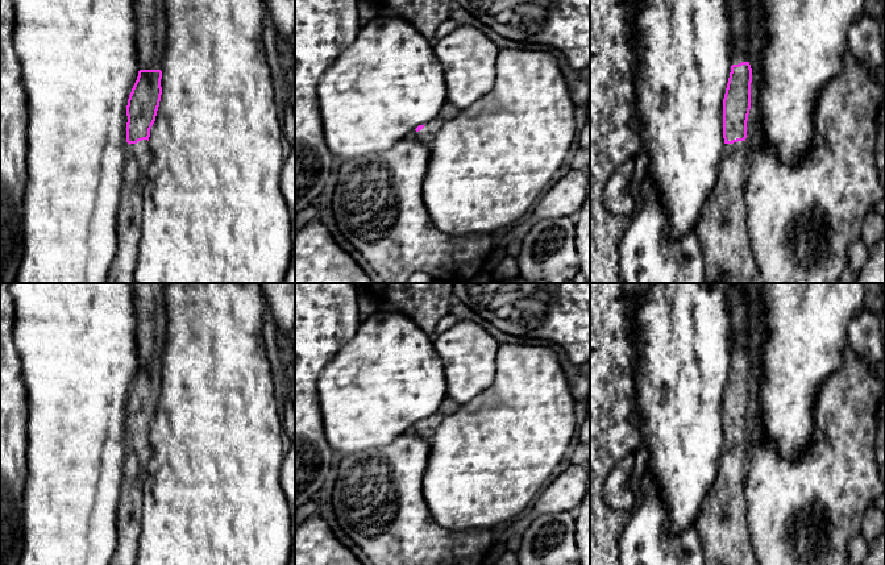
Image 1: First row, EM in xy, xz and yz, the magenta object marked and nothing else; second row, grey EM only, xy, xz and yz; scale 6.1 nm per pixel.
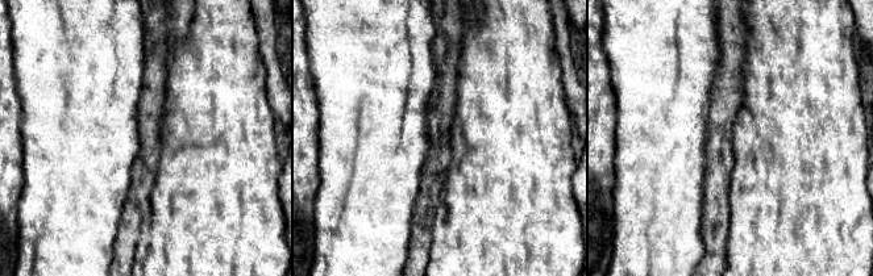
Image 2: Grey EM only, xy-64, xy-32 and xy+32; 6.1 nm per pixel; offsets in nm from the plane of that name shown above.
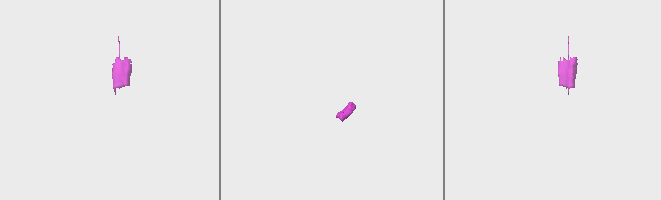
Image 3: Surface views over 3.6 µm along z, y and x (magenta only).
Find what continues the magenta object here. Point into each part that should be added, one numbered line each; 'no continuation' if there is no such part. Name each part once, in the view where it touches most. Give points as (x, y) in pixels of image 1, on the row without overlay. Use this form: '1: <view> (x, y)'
1: xy (150, 304)
2: yz (723, 527)

